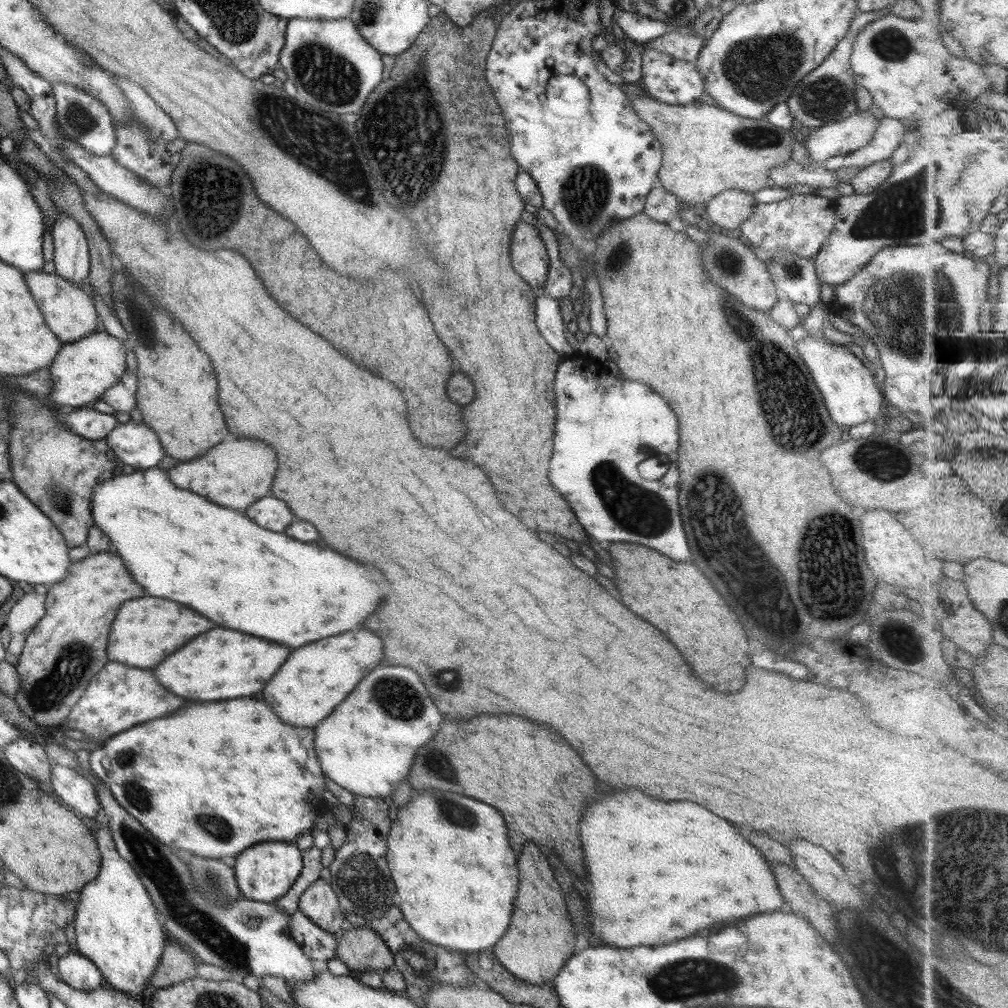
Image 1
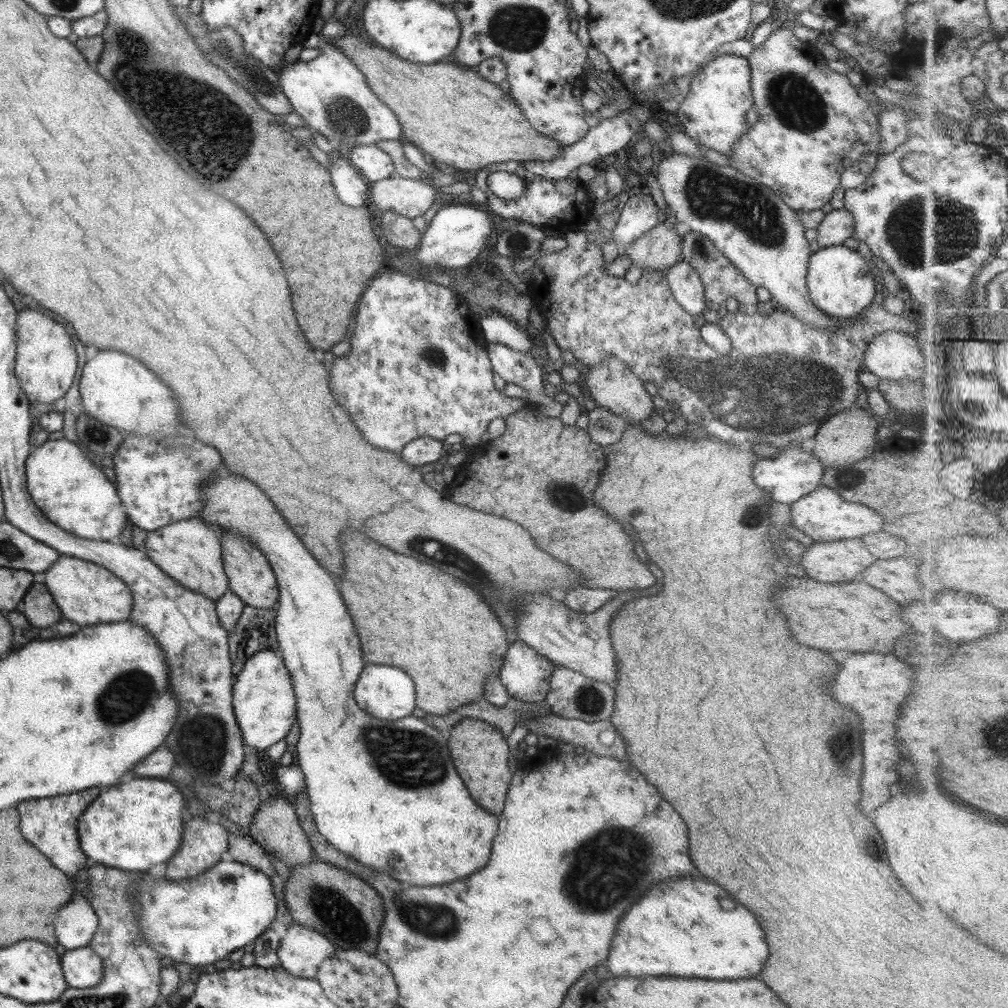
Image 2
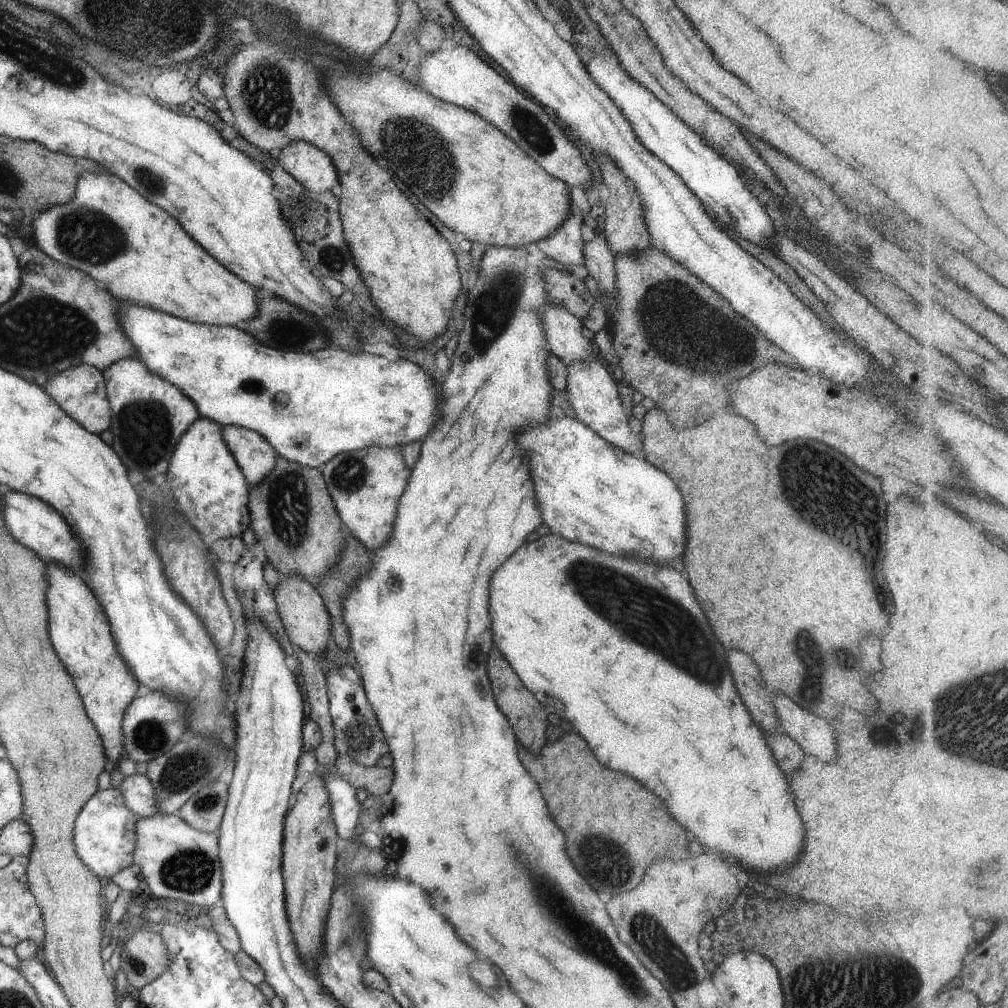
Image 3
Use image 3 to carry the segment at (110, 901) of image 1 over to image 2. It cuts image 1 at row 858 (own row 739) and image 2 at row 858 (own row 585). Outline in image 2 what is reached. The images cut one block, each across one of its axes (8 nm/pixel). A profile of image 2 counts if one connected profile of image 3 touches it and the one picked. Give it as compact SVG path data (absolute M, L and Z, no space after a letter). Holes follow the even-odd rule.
M92 787L72 794L22 801L18 805L24 834L28 834L28 842L32 842L32 846L36 846L58 870L62 870L68 876L76 874L78 870L86 869L87 856L80 848L76 822L79 821L80 814L101 794L102 790L99 787Z

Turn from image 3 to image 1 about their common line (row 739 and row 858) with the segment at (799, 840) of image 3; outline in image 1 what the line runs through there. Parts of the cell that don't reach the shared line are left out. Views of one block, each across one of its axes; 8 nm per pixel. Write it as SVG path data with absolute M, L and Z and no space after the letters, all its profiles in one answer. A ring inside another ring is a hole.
M636 788L616 792L616 794L604 794L604 796L598 796L588 802L586 814L582 816L582 822L580 822L580 838L582 838L582 850L584 850L584 858L586 858L586 866L588 866L588 882L590 882L590 894L588 894L588 902L586 902L590 930L592 930L592 936L596 936L596 940L600 940L606 946L632 948L632 946L658 946L662 942L668 944L668 942L698 934L700 930L706 930L710 926L724 924L724 920L726 920L726 924L732 924L732 920L740 920L740 918L746 918L752 914L786 909L786 902L776 884L776 876L772 872L770 861L760 854L760 850L756 850L752 844L748 844L748 840L742 838L734 830L732 824L728 824L726 820L718 818L716 814L712 814L710 810L706 810L694 802L670 802L670 804L658 802L658 800L642 794Z

